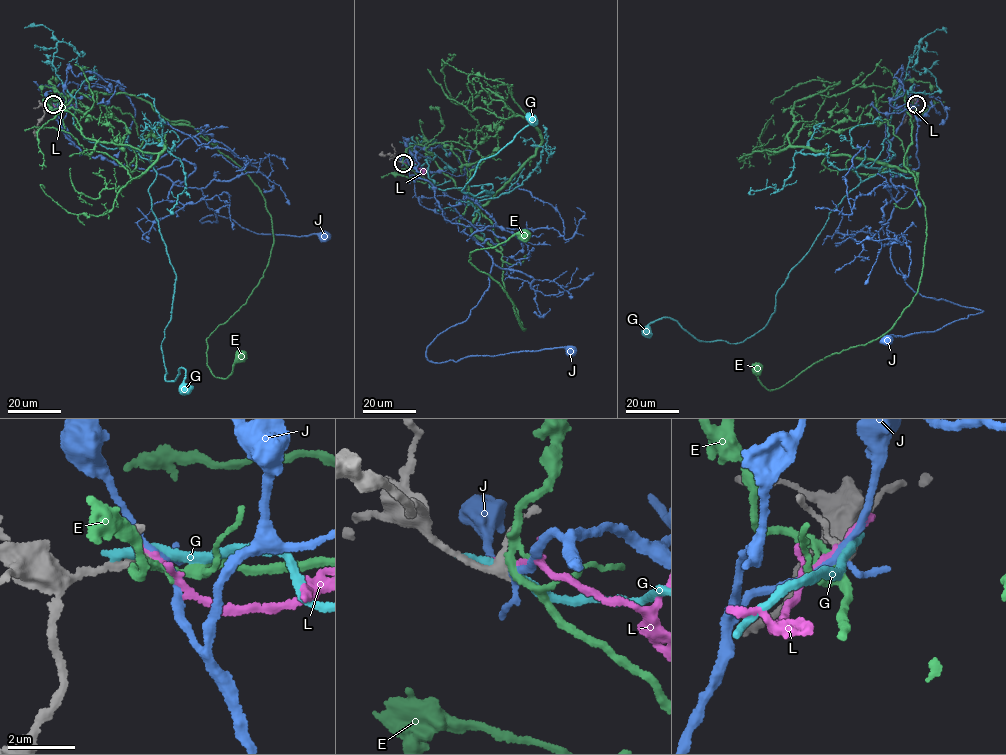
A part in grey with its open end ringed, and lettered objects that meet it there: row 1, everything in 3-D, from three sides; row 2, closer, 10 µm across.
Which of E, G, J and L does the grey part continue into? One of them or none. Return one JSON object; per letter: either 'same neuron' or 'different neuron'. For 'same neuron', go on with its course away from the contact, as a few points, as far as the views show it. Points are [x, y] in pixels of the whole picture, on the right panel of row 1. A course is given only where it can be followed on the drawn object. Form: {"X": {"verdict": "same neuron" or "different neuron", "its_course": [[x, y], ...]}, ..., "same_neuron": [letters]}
{"E": {"verdict": "different neuron"}, "G": {"verdict": "different neuron"}, "J": {"verdict": "different neuron"}, "L": {"verdict": "different neuron"}, "same_neuron": []}

